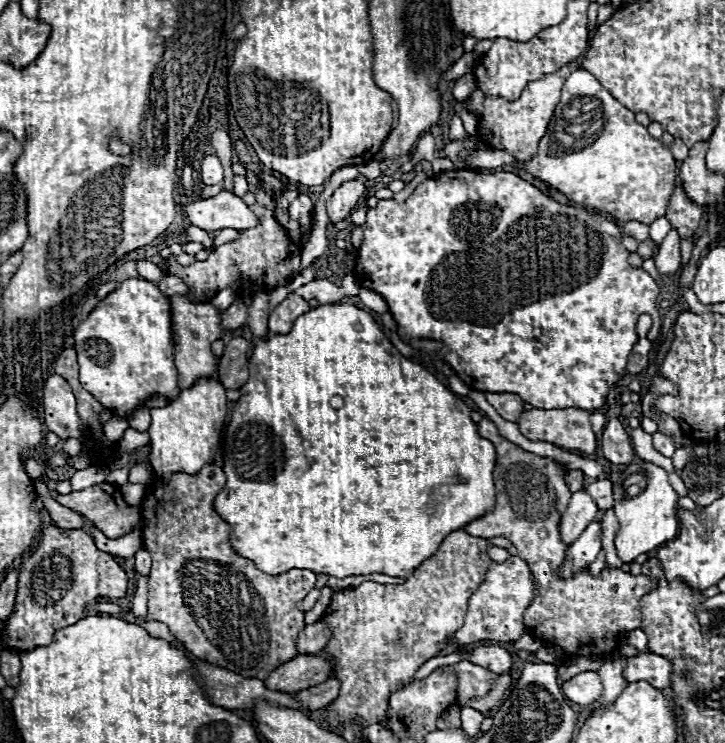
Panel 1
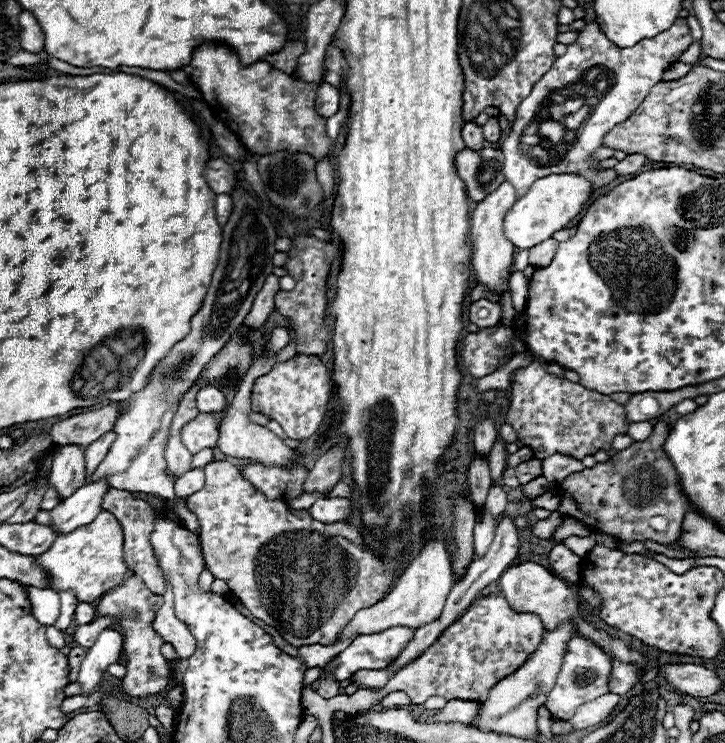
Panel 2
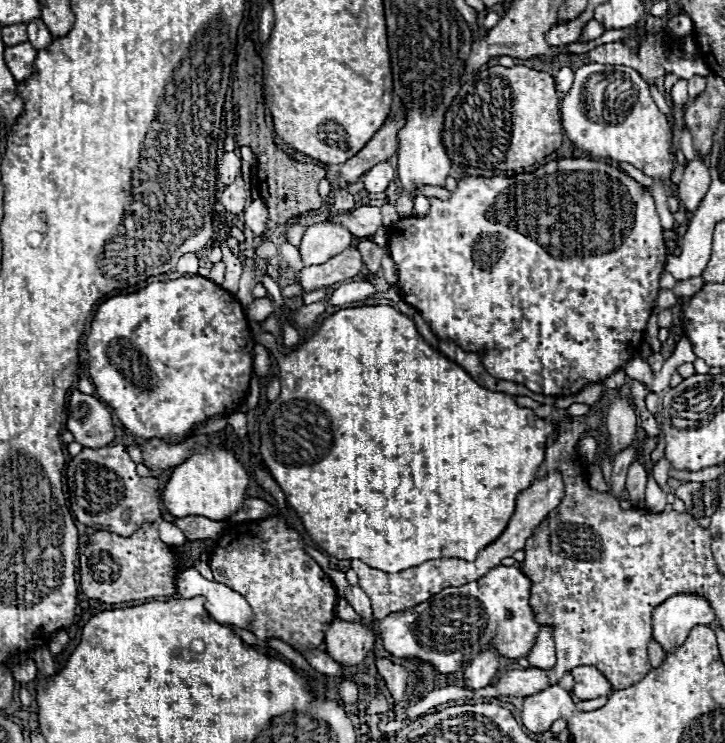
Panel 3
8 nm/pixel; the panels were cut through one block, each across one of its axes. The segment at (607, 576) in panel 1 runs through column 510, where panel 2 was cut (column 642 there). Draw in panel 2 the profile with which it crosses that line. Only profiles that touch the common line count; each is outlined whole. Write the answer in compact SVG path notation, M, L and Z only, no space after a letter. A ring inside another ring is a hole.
M658 422L648 440L634 442L630 448L614 452L614 456L604 464L570 474L562 484L558 484L558 496L562 498L558 510L584 522L592 530L606 532L622 542L652 540L658 544L674 544L680 540L682 522L692 504L682 490L676 468L664 452L668 434L668 422ZM652 518L660 518L662 526L654 528Z

